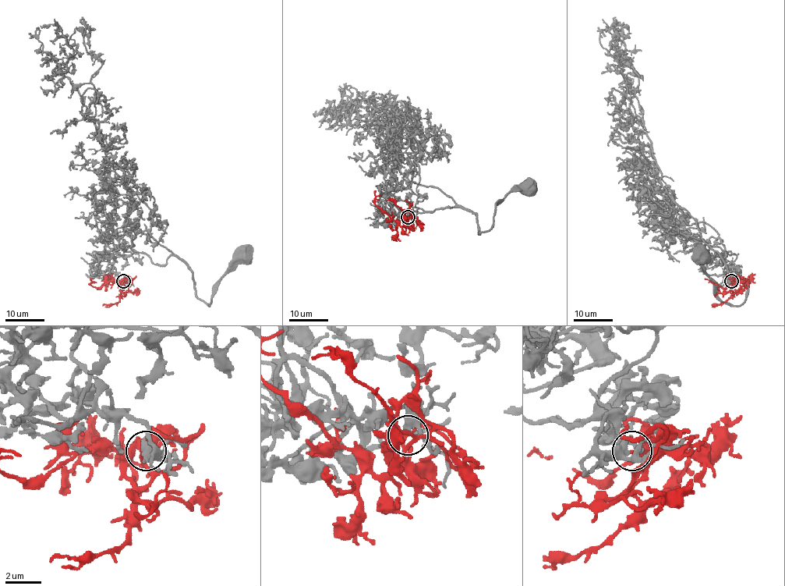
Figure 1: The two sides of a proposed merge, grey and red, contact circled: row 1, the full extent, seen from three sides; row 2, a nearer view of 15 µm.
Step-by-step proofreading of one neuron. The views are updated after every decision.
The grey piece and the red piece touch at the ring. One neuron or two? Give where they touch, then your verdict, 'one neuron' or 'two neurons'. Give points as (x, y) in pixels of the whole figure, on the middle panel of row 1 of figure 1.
place (408, 217); two neurons

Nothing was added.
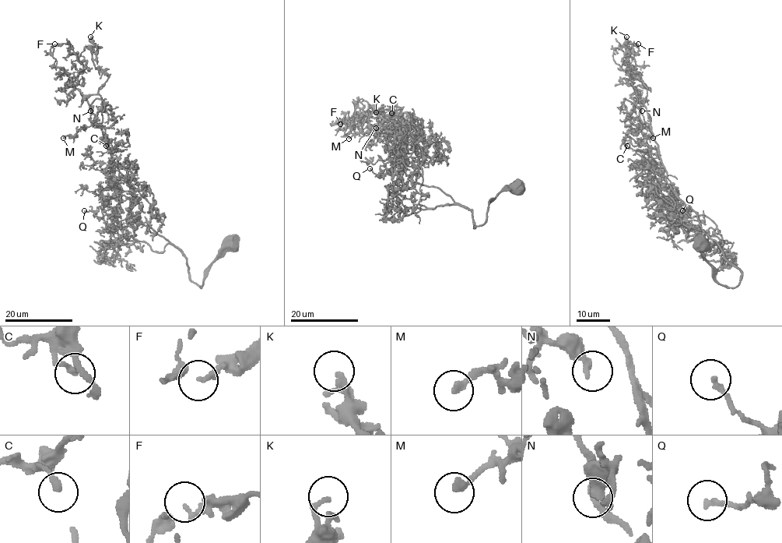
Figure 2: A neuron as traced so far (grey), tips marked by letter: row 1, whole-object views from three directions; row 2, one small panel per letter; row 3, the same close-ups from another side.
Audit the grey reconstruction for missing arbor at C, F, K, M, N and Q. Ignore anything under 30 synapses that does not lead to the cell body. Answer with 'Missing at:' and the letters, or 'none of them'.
Missing at: none of them

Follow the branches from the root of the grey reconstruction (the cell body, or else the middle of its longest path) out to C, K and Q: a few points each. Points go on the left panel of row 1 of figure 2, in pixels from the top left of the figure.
C: (231, 245), (201, 287), (194, 283), (184, 255), (130, 215), (133, 187), (106, 137), (106, 146)
K: (231, 245), (200, 287), (184, 255), (130, 215), (90, 37)
Q: (231, 245), (200, 287), (170, 244), (154, 252), (106, 230), (103, 218), (84, 210)

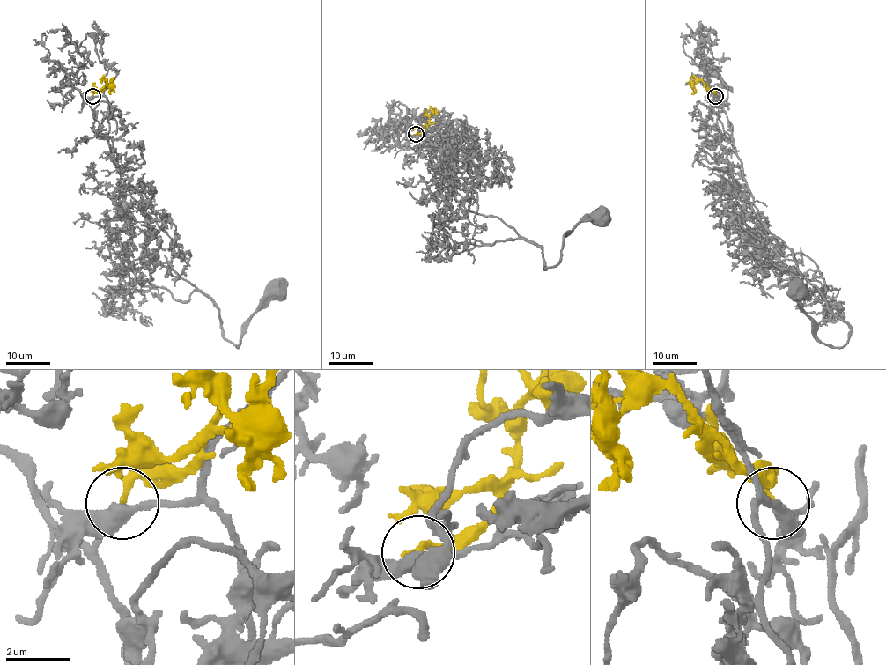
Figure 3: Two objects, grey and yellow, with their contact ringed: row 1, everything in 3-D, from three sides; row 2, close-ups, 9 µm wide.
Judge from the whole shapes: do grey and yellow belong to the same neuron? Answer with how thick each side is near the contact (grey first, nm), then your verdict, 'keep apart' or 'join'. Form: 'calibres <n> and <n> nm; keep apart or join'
calibres 380 and 130 nm; join

